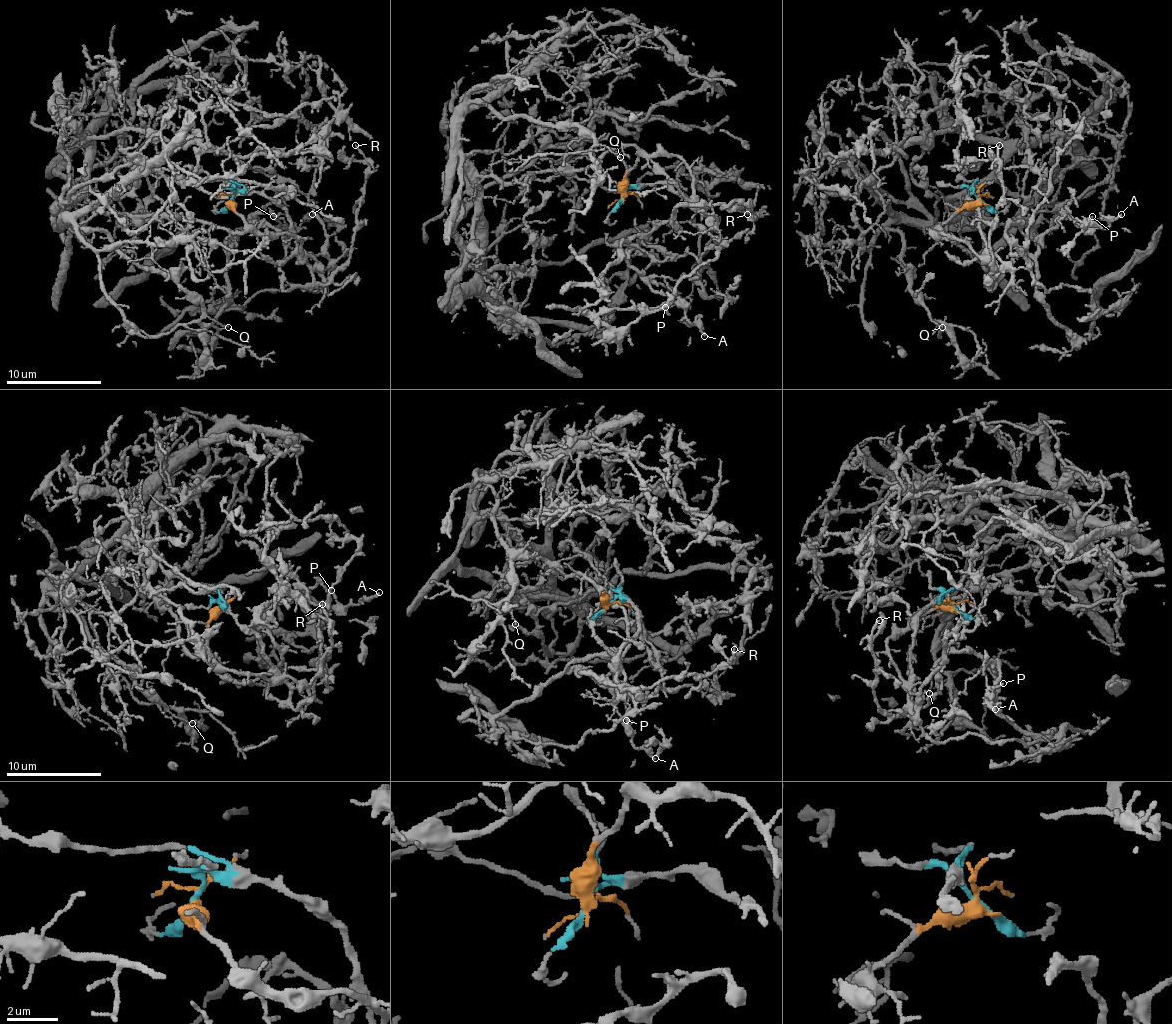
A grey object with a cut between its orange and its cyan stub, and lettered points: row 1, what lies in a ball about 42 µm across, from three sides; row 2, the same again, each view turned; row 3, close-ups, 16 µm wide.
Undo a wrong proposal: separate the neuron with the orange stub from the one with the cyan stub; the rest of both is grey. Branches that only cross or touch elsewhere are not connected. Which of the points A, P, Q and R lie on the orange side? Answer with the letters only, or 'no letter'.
Q

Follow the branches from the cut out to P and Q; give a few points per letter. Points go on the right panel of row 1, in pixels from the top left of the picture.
P: (980, 201), (970, 189), (996, 266), (991, 289), (1011, 261), (1011, 225), (1030, 254), (1068, 218), (1092, 216)
Q: (980, 201), (929, 232), (968, 213), (958, 199), (984, 218), (963, 225), (887, 227), (941, 328)

